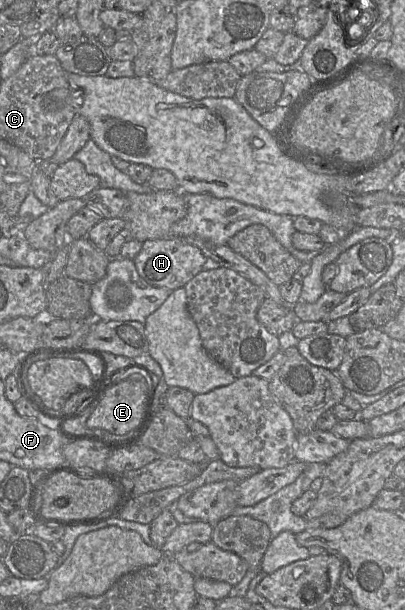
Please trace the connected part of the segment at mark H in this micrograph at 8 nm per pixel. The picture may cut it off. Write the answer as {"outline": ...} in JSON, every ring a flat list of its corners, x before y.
{"outline":[[177,238,151,239,143,242,134,258,139,275,151,286,167,287,175,290,184,287,194,276,203,270,207,257,196,246]]}

